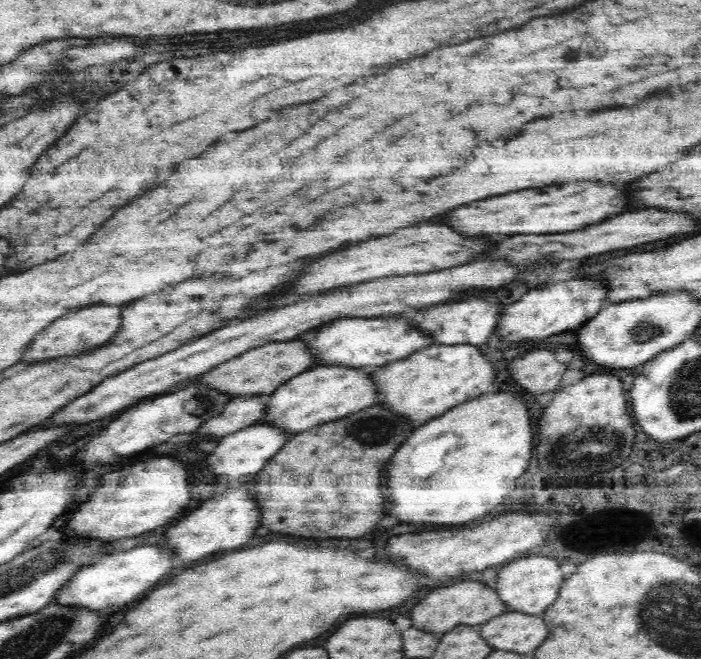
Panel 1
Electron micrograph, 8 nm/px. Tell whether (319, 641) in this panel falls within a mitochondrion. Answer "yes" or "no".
no

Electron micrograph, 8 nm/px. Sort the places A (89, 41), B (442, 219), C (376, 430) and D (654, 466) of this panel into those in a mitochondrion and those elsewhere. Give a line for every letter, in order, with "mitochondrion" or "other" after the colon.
A: other
B: other
C: mitochondrion
D: other

